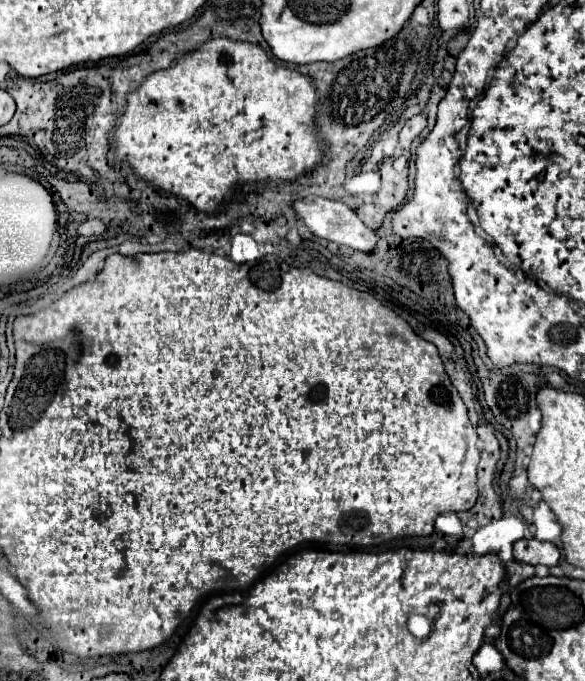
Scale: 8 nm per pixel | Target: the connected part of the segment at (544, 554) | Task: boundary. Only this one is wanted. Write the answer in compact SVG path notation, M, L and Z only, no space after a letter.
M523 538L523 540L515 542L513 556L515 556L515 560L531 564L531 566L543 564L543 566L551 568L559 560L559 550L551 542L541 542L537 538Z

